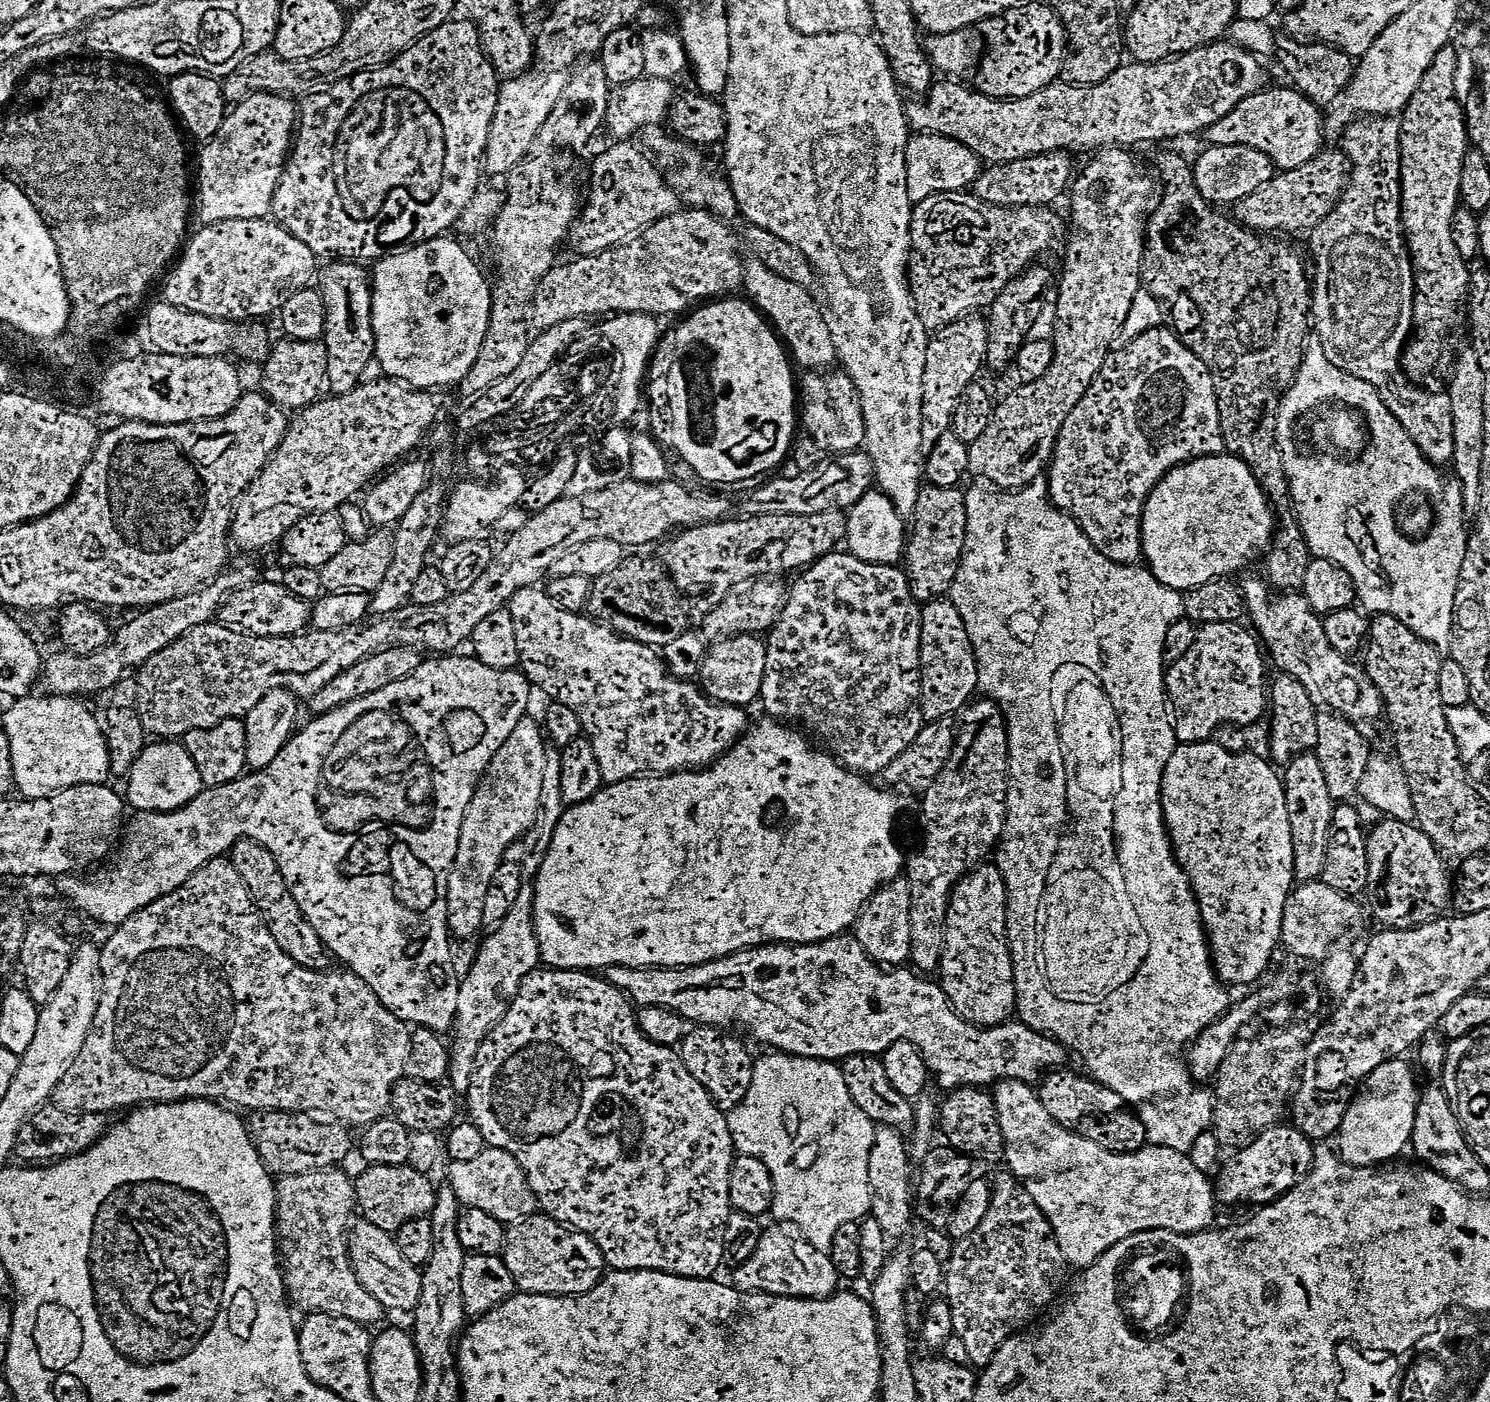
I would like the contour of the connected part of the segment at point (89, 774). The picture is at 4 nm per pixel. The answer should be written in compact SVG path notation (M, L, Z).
M47 695L17 699L13 703L16 705L4 712L2 731L10 742L12 782L15 791L20 791L24 795L21 797L28 802L49 799L63 792L65 788L76 788L80 784L107 785L108 776L112 772L105 729L100 729L99 722L88 713L88 708L84 705L87 703L70 696Z

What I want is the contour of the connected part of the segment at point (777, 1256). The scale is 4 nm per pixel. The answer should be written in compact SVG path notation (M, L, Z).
M772 1232L769 1236L764 1236L760 1241L757 1242L756 1248L754 1244L754 1251L751 1253L751 1256L746 1260L742 1266L742 1271L744 1271L744 1280L749 1284L751 1291L756 1294L763 1294L766 1296L774 1296L774 1297L782 1297L782 1296L794 1296L802 1300L826 1300L829 1297L833 1297L837 1295L838 1288L836 1288L836 1284L838 1285L838 1277L836 1275L836 1271L834 1270L834 1266L832 1265L832 1257L831 1255L819 1252L818 1250L814 1250L814 1246L810 1246L808 1241L801 1238L799 1235L791 1234L792 1236L787 1236L784 1232Z

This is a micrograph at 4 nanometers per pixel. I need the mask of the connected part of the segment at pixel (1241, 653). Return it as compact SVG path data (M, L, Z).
M1206 624L1197 632L1200 633L1196 641L1185 650L1184 657L1166 672L1166 699L1174 717L1176 739L1180 744L1211 741L1215 737L1212 735L1227 724L1248 728L1258 723L1263 716L1265 719L1270 708L1270 676L1264 673L1266 656L1261 641L1240 624Z

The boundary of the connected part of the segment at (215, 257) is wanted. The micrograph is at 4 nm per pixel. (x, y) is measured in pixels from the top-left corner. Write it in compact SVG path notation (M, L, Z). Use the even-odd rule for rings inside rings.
M271 219L227 220L204 224L201 229L185 243L174 267L163 277L163 303L215 320L256 322L264 318L260 316L279 313L286 298L294 298L298 290L309 287L317 275L318 259L310 248Z

